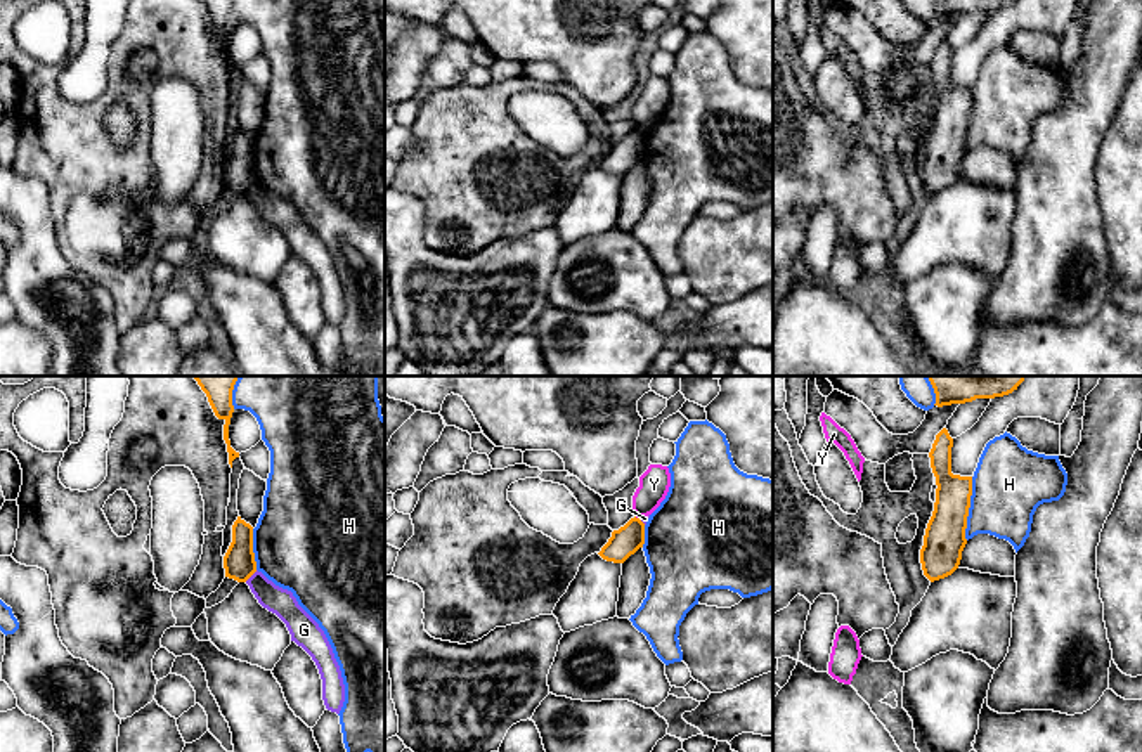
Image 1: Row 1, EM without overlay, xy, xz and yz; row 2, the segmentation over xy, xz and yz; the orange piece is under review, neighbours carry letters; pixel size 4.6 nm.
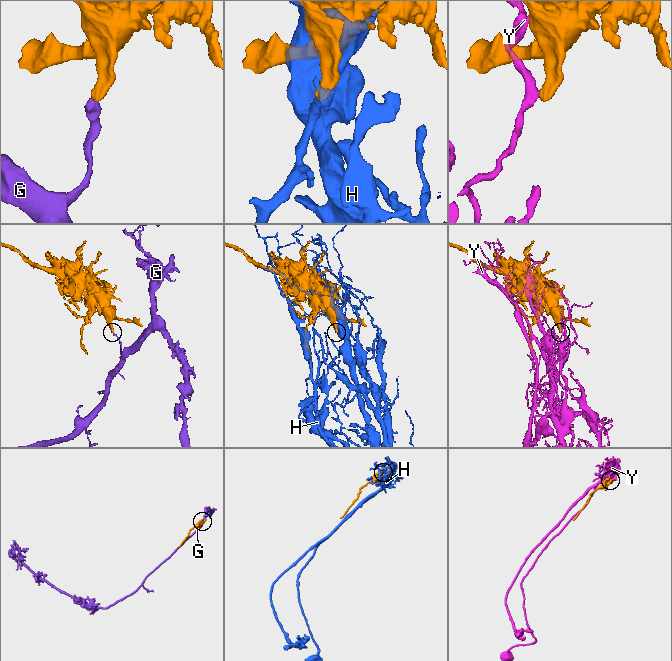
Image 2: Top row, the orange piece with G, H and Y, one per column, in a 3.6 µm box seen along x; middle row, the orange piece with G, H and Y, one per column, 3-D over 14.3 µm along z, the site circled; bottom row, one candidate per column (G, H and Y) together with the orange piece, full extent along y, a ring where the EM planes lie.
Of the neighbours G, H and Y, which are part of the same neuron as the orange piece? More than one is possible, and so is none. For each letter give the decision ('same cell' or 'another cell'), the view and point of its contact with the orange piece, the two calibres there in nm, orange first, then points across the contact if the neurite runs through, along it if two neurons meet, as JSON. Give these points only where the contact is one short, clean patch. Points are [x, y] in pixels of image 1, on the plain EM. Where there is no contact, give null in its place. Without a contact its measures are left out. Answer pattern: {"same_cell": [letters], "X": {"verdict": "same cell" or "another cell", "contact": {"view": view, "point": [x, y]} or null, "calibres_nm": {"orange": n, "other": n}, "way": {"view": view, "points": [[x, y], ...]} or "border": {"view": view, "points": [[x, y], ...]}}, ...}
{"same_cell": [], "G": {"verdict": "another cell", "contact": {"view": "xy", "point": [250, 188]}, "calibres_nm": {"orange": 150, "other": 130}, "border": {"view": "xy", "points": [[257, 182], [245, 193]]}}, "H": {"verdict": "another cell", "contact": {"view": "yz", "point": [969, 118]}, "calibres_nm": {"orange": 190, "other": 340}}, "Y": {"verdict": "another cell", "contact": {"view": "xz", "point": [638, 130]}, "calibres_nm": {"orange": 140, "other": 140}, "border": {"view": "xz", "points": [[635, 127], [640, 130]]}}}

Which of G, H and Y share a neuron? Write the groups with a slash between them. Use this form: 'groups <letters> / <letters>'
groups G / H / Y

